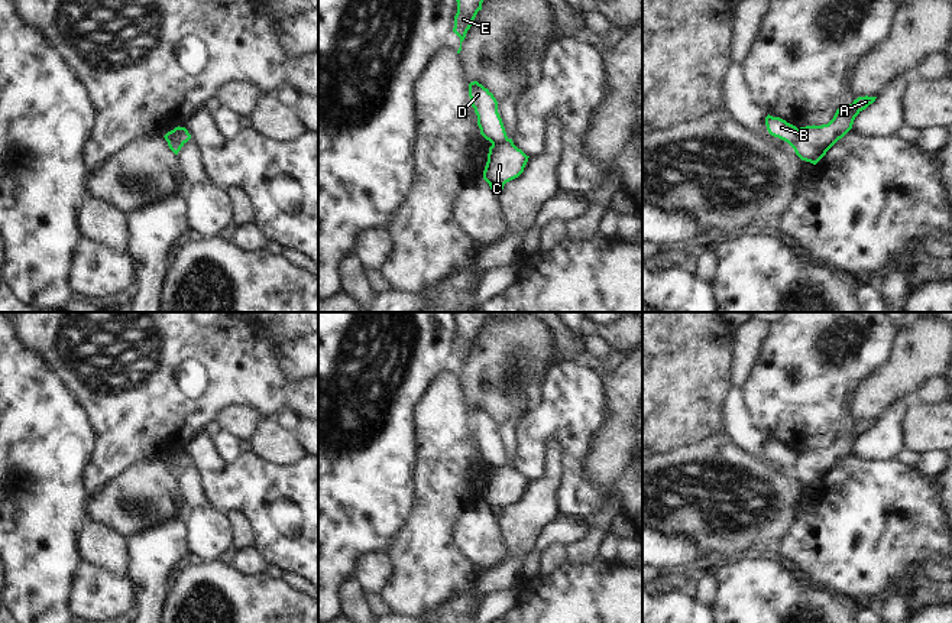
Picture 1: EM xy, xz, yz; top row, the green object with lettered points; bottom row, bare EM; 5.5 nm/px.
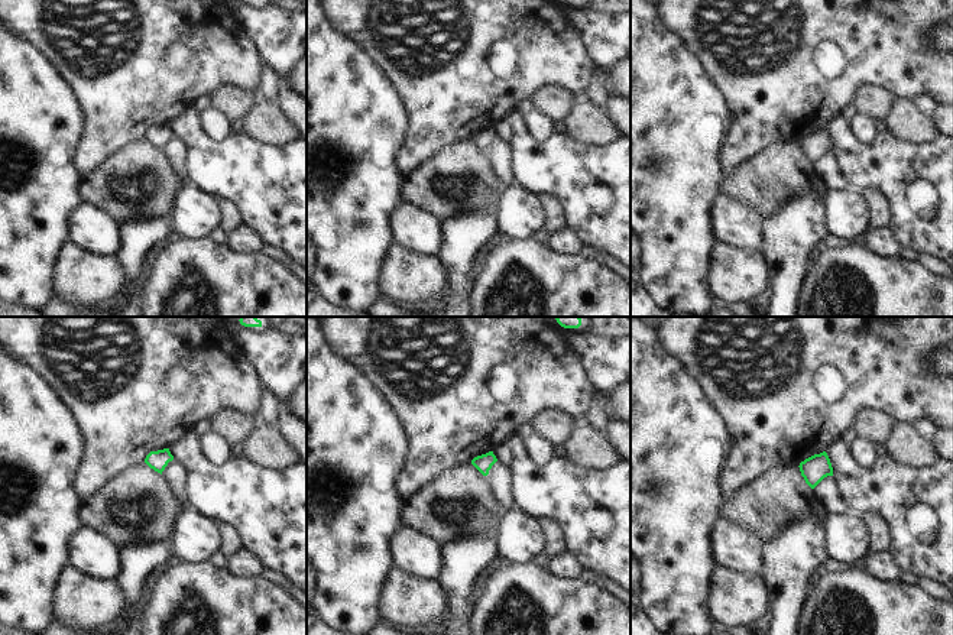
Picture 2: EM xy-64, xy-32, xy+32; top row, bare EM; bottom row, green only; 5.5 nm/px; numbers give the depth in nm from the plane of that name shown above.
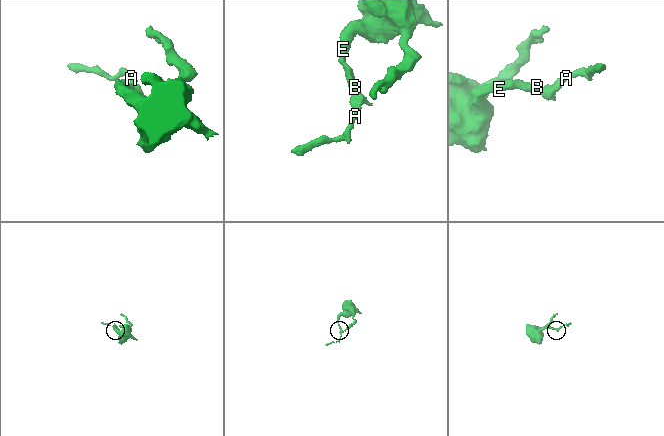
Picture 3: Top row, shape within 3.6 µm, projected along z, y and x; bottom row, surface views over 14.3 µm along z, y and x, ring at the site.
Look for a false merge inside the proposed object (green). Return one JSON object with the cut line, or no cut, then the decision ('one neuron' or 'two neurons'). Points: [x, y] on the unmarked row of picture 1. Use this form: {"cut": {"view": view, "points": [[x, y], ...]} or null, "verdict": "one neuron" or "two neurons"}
{"cut": {"view": "yz", "points": [[799, 453], [792, 470]]}, "verdict": "two neurons"}

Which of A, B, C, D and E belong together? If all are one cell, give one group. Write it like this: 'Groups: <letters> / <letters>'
Groups: A C / B D E.

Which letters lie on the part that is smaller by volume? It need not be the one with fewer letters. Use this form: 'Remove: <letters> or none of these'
Remove: A, C.

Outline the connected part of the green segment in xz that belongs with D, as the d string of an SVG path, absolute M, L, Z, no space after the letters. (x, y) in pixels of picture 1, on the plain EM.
M473 405L469 408L469 421L477 439L480 458L492 468L506 464L508 460L493 418L477 405Z

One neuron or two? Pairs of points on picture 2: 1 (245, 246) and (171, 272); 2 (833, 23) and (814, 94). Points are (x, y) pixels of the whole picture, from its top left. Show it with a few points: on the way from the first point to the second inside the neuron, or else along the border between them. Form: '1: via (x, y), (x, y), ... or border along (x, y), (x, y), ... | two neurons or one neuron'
1: border along (226, 245), (240, 253), (259, 253) | two neurons
2: via (816, 41), (814, 77) | one neuron

